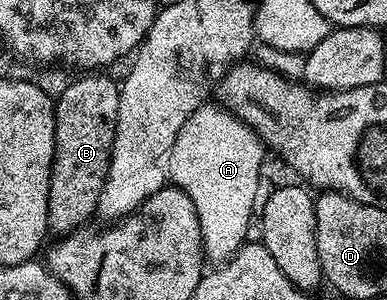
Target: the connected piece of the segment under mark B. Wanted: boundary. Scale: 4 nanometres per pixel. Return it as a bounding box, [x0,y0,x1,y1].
[47,74,120,237]

